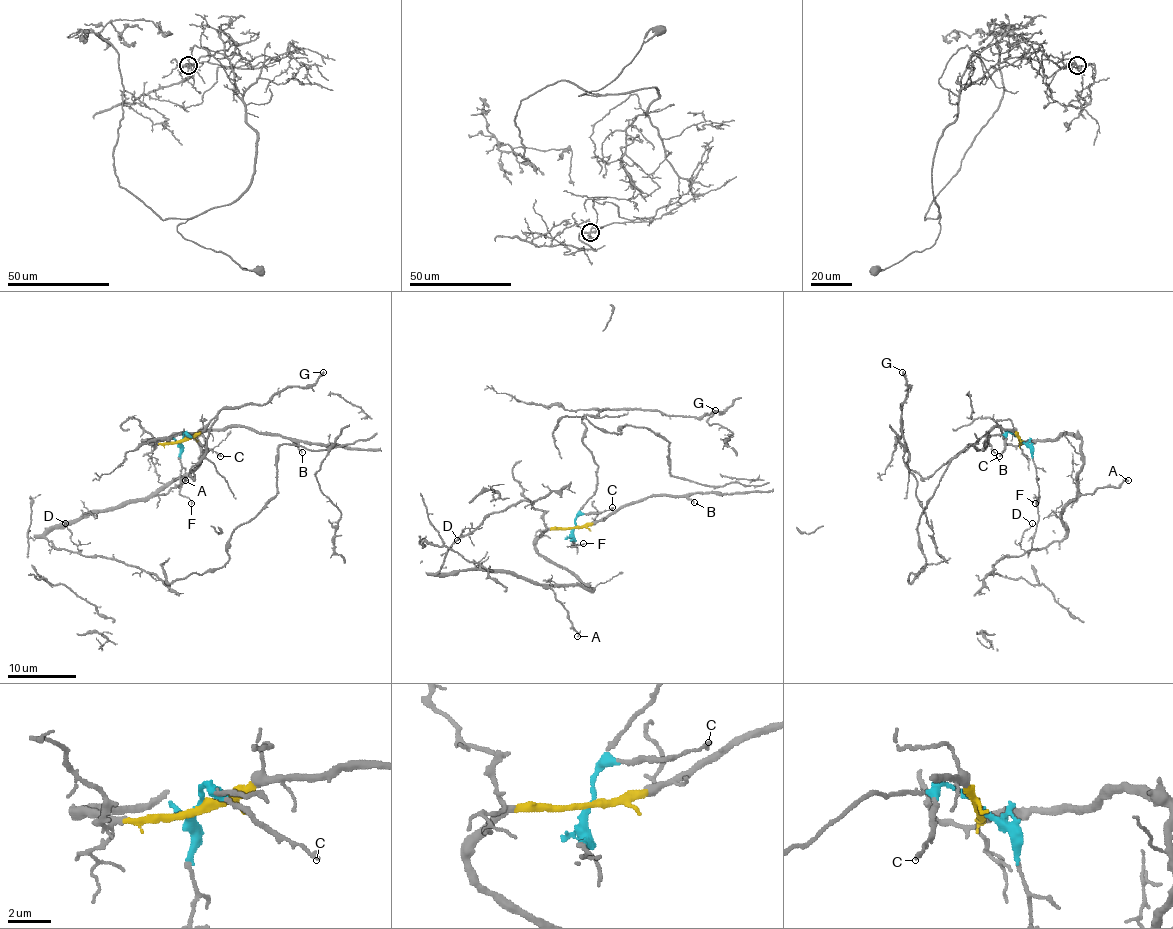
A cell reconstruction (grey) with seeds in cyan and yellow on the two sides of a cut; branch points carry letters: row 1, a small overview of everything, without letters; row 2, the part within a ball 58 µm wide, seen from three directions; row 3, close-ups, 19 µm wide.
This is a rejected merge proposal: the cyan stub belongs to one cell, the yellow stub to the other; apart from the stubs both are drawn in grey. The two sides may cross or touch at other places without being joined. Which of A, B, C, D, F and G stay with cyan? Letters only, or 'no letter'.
C, F, G

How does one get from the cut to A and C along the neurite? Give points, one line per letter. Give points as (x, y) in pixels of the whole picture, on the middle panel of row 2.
A: (573, 528), (547, 530), (535, 549), (592, 588), (550, 587), (568, 613), (576, 637)
C: (573, 528), (578, 516), (612, 508)

